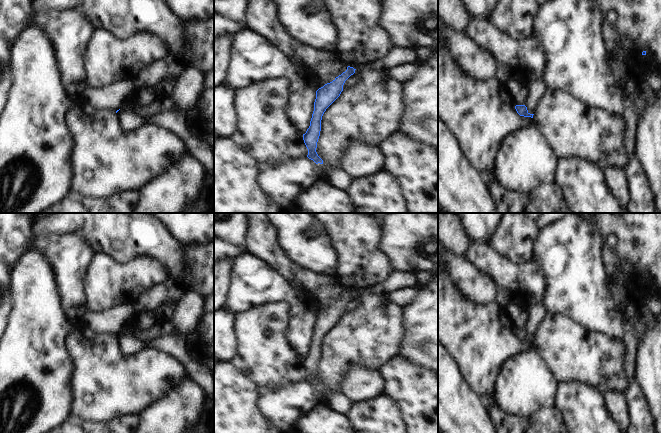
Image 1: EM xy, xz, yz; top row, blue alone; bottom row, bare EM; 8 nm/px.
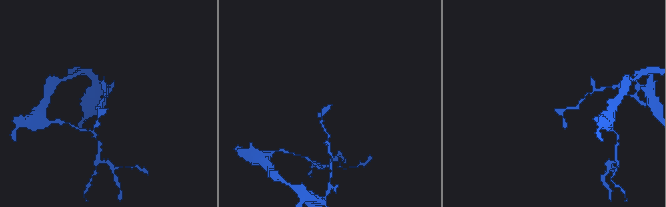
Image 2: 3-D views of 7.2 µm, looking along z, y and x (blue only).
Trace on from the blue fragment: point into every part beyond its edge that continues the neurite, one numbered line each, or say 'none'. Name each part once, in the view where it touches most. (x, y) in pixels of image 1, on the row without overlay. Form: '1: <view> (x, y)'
none

